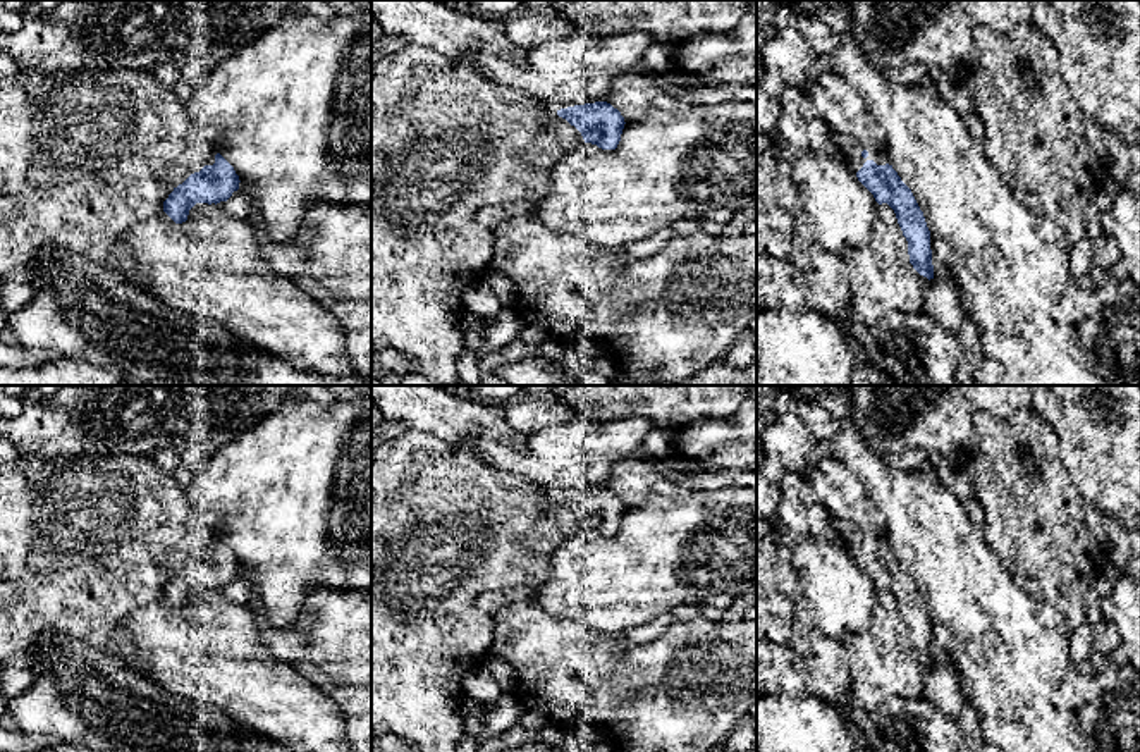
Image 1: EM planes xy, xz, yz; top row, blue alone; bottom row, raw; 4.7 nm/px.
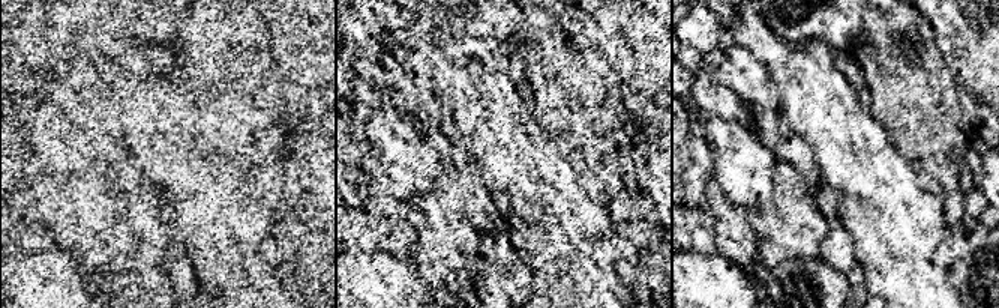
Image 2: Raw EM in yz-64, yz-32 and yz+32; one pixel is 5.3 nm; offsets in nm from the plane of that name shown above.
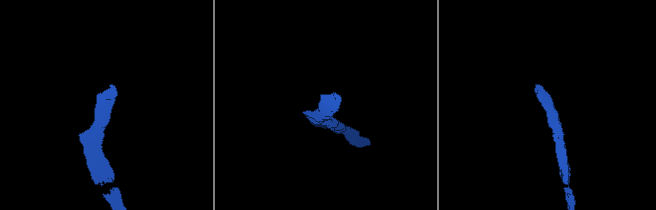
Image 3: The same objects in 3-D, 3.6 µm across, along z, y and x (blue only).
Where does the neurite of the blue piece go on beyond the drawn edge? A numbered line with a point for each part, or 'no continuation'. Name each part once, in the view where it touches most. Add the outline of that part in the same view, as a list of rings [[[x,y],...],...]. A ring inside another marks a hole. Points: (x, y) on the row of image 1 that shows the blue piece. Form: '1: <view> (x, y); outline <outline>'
no continuation

